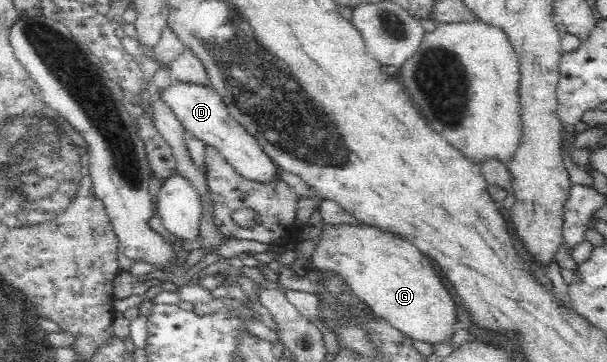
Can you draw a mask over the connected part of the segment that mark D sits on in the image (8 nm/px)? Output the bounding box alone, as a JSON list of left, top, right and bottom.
[161,83,280,183]

